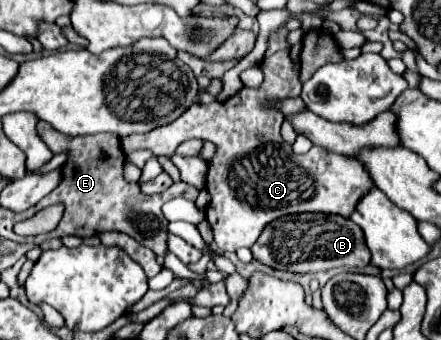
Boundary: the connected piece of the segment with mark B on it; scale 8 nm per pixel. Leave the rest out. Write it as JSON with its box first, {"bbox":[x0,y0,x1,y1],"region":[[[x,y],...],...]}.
{"bbox":[252,214,370,274],"region":[[[290,214],[270,222],[256,244],[252,254],[262,264],[296,274],[322,272],[340,266],[364,268],[370,264],[370,252],[364,244],[362,230],[350,220],[336,214]]]}

